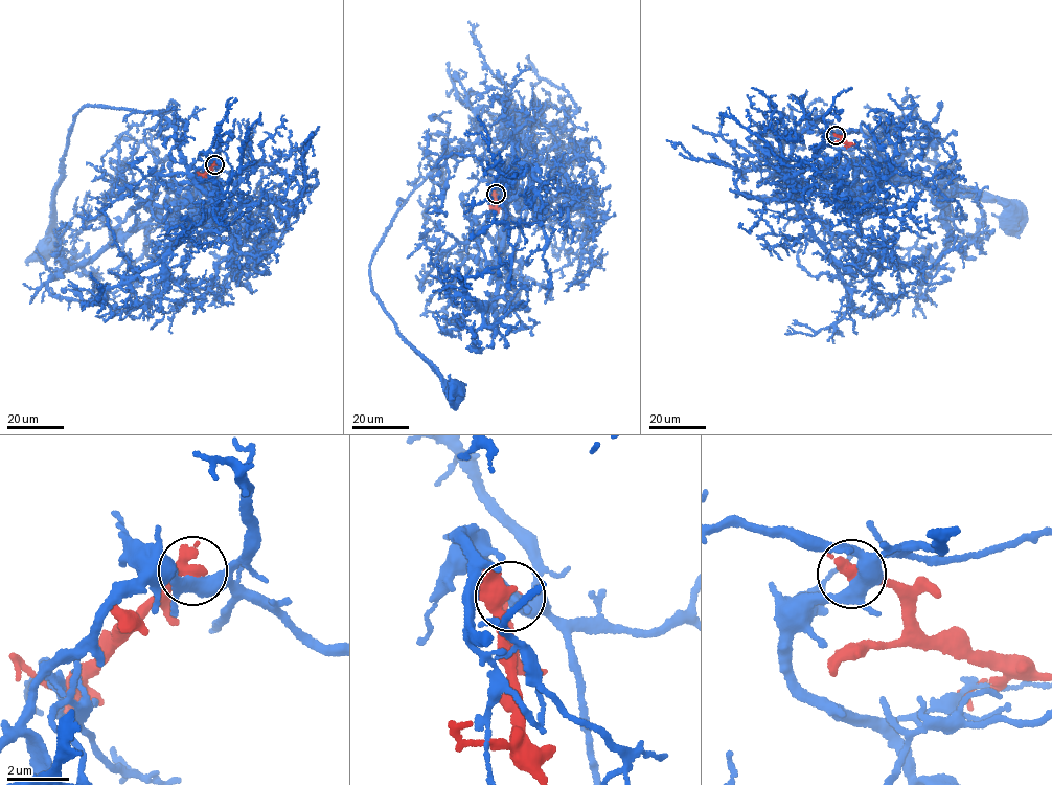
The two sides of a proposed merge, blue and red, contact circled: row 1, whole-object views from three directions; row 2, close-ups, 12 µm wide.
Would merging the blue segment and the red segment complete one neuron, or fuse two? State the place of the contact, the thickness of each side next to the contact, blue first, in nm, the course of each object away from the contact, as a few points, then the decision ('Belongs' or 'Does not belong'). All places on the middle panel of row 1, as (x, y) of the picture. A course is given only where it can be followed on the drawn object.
Place: (496, 194). Thickness 360 nm (blue) against 500 nm. Course of blue: (496, 195), (524, 157), (509, 135), (435, 162), (370, 266), (397, 333), (455, 395). Course of red: (496, 194), (496, 207), (493, 206). Does not belong

